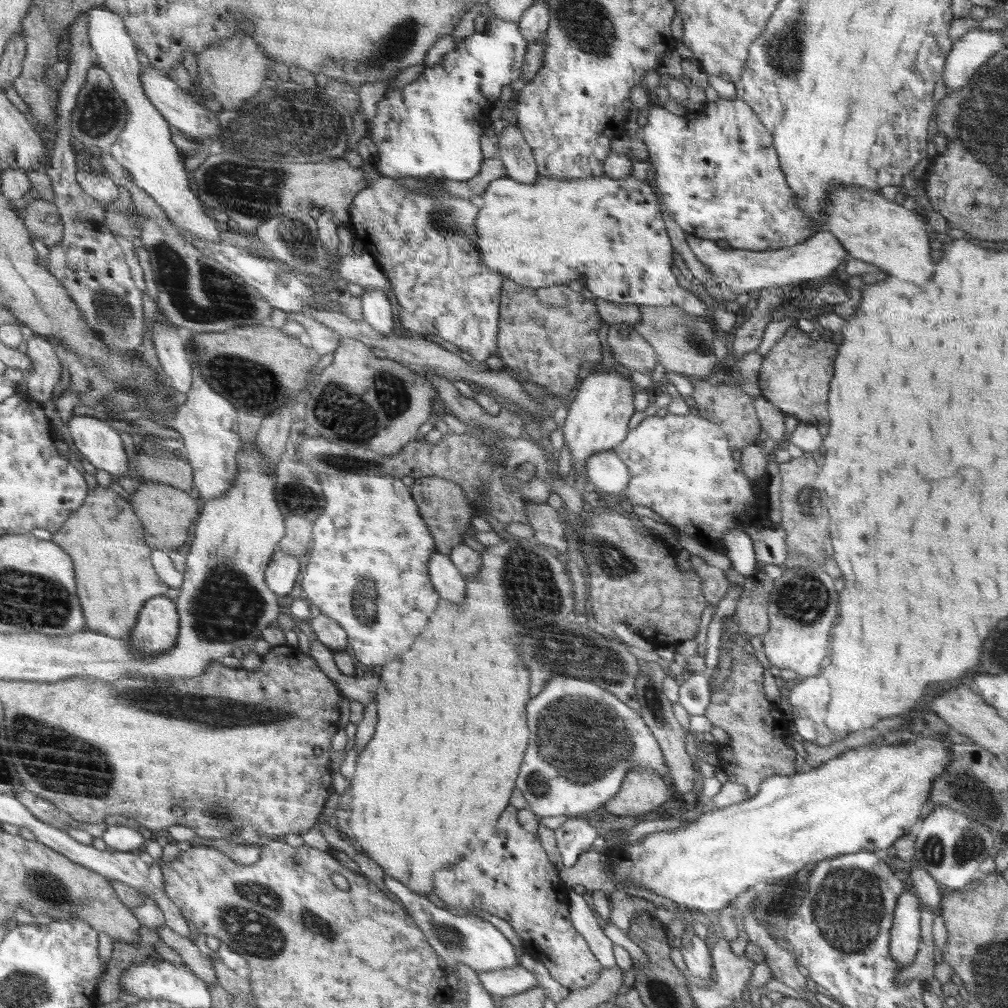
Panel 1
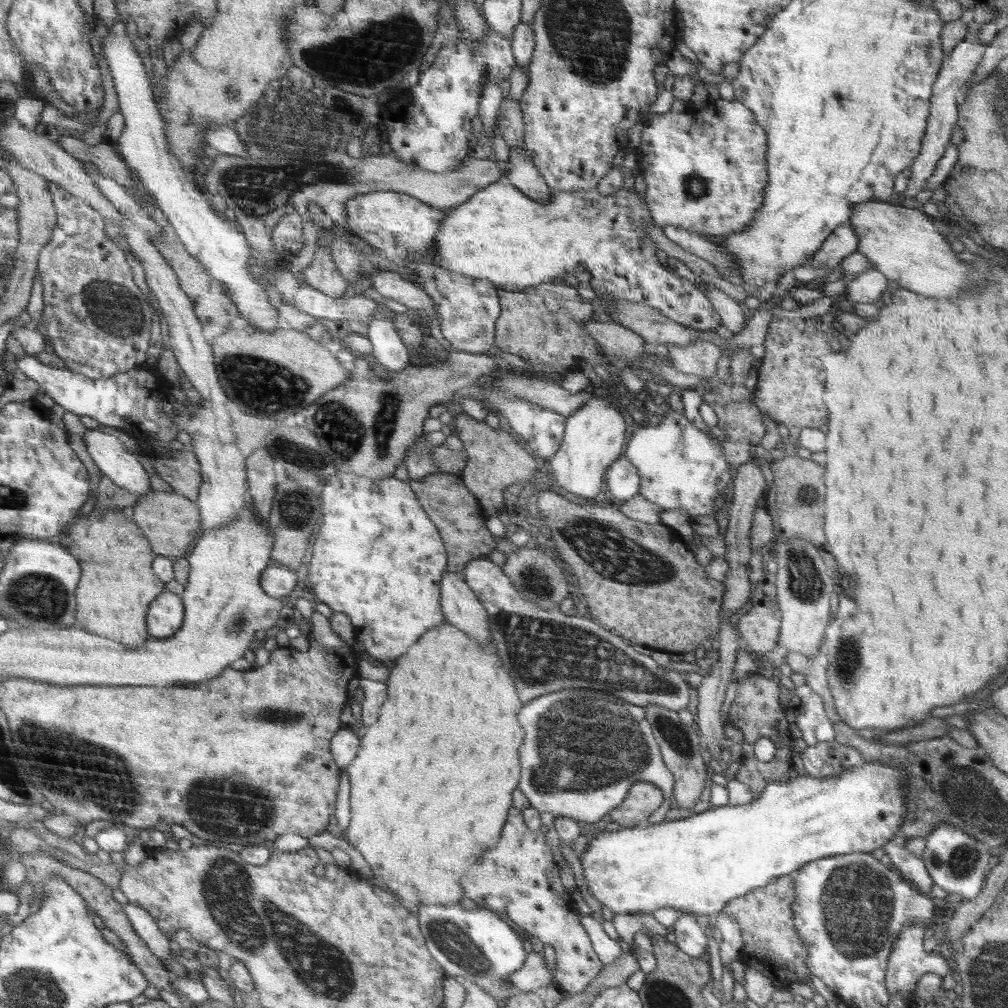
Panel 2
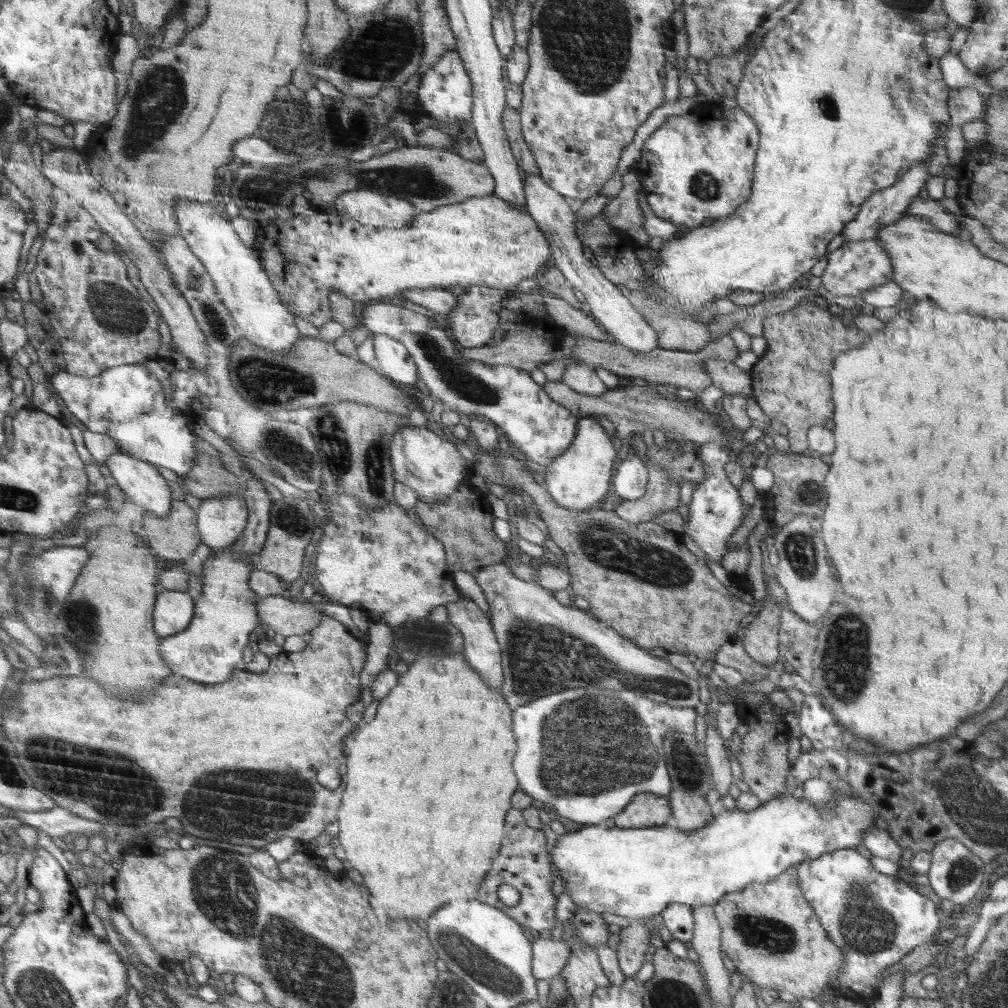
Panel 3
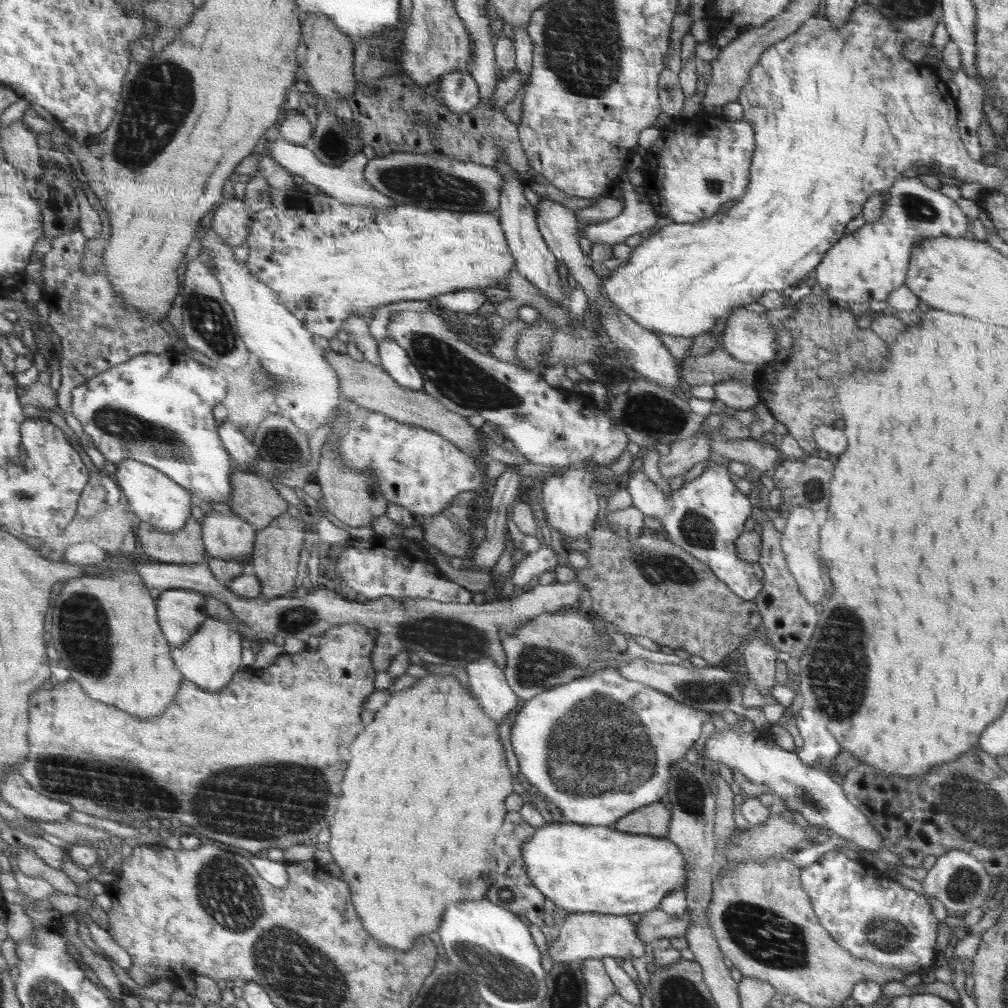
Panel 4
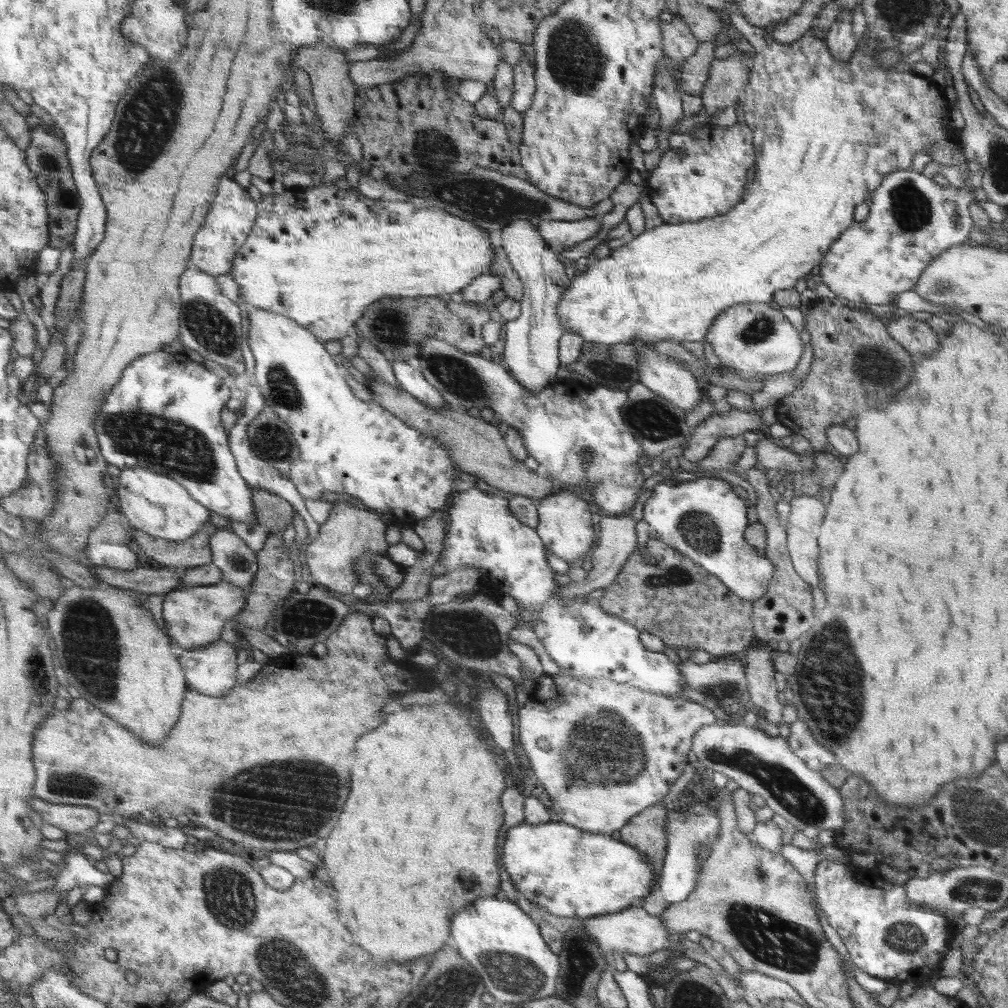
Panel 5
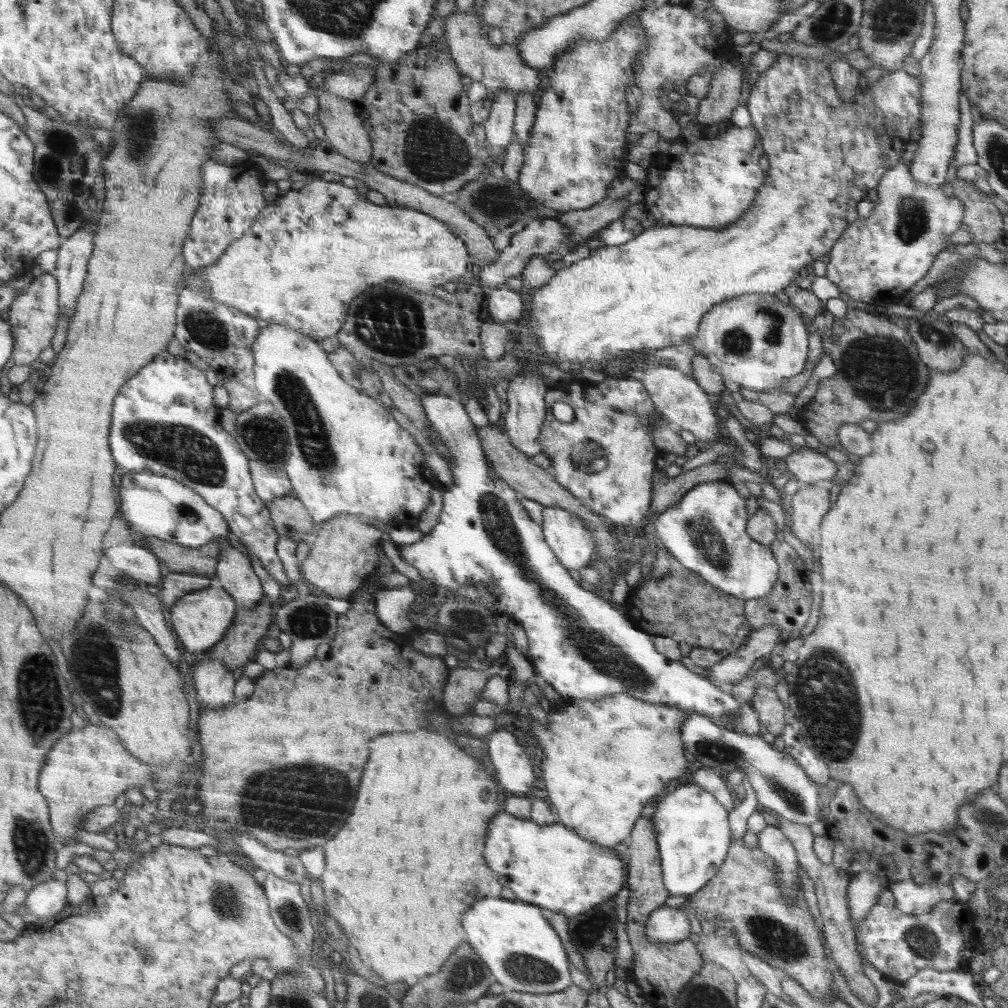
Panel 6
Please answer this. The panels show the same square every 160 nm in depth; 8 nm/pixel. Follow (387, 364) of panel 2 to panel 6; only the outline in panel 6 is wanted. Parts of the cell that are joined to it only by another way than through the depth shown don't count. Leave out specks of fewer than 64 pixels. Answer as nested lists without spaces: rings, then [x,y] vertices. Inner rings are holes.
[[[422,392],[419,395],[427,419],[452,454],[452,461],[448,464],[454,479],[451,487],[443,489],[439,522],[430,534],[414,545],[398,546],[400,558],[418,570],[422,583],[443,586],[459,599],[480,603],[494,614],[508,615],[522,625],[528,639],[528,658],[535,672],[563,699],[597,699],[624,692],[644,702],[712,716],[719,722],[724,722],[731,715],[738,716],[742,703],[729,690],[690,671],[680,661],[660,654],[654,648],[652,635],[646,634],[634,622],[628,622],[610,602],[604,602],[572,580],[545,541],[543,528],[533,522],[529,512],[520,504],[518,492],[504,479],[497,478],[465,406],[457,398],[446,395]]]

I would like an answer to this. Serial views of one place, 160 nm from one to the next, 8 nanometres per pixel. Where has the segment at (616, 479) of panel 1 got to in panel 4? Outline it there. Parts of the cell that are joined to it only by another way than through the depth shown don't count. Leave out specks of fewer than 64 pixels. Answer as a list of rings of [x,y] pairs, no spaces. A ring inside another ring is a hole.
[[[711,454],[707,460],[709,467],[694,480],[684,483],[681,489],[673,490],[670,497],[664,497],[664,493],[646,477],[642,469],[629,473],[625,489],[631,496],[632,504],[643,516],[661,523],[666,538],[672,539],[697,560],[705,562],[734,594],[753,601],[764,589],[765,572],[760,563],[746,562],[737,550],[744,522],[752,510],[750,498],[740,494],[736,484],[730,482],[728,466],[721,463],[720,456]]]

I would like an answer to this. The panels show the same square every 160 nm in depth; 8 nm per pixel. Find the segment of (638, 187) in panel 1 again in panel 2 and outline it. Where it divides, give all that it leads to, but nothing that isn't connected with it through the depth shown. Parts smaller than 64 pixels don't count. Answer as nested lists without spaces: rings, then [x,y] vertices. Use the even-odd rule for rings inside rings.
[[[505,180],[498,181],[488,188],[482,189],[480,192],[473,194],[468,201],[463,202],[461,205],[453,207],[450,209],[449,214],[442,223],[442,230],[438,232],[437,241],[435,241],[435,248],[433,248],[432,253],[429,252],[429,257],[432,256],[432,263],[440,267],[442,270],[463,274],[464,276],[469,276],[472,278],[489,280],[494,282],[496,286],[504,288],[507,291],[522,291],[528,289],[530,286],[538,286],[546,281],[552,280],[563,280],[572,279],[572,274],[574,268],[582,267],[588,269],[588,272],[592,275],[592,279],[589,284],[592,290],[596,293],[598,298],[601,296],[613,296],[616,299],[629,300],[630,302],[640,302],[645,303],[652,308],[657,308],[659,312],[666,318],[674,322],[683,324],[686,327],[690,327],[696,330],[715,330],[718,326],[721,326],[721,316],[717,314],[717,309],[713,306],[708,295],[703,291],[700,291],[697,286],[692,284],[688,279],[684,280],[684,277],[676,276],[676,272],[668,272],[656,258],[656,243],[649,237],[647,233],[647,226],[653,224],[652,217],[650,214],[649,206],[646,204],[645,197],[640,197],[636,190],[627,189],[620,187],[614,194],[608,195],[607,197],[602,196],[601,192],[597,189],[588,190],[575,190],[575,191],[554,191],[549,198],[549,203],[542,203],[538,200],[531,199],[529,196],[525,195],[520,189],[511,186]]]

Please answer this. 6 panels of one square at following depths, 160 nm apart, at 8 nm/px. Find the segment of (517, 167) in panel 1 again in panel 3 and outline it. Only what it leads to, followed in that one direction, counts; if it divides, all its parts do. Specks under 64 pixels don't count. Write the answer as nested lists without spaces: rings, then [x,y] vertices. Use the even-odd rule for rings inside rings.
[[[534,174],[526,176],[525,197],[529,205],[527,211],[532,215],[550,243],[553,253],[552,264],[558,266],[558,270],[565,274],[575,289],[583,292],[592,318],[600,324],[600,327],[608,335],[612,336],[613,342],[619,345],[627,346],[641,353],[658,350],[656,348],[659,345],[657,332],[645,322],[642,314],[632,307],[620,288],[604,278],[597,265],[590,262],[587,251],[581,246],[579,238],[576,236],[576,217],[570,207],[569,199],[548,187],[540,176],[534,176]]]

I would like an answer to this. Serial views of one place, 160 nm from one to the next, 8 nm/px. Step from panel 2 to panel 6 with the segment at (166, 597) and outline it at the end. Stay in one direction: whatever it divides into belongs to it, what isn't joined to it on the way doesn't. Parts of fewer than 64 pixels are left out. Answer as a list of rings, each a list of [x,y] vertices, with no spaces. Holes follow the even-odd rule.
[[[214,584],[208,589],[186,594],[170,609],[170,624],[187,652],[201,655],[223,640],[236,618],[238,606],[228,591]]]

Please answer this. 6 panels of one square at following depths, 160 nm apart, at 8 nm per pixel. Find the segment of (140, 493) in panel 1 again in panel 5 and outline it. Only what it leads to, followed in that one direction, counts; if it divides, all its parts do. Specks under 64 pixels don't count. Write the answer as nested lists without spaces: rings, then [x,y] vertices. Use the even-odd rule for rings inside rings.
[[[136,530],[133,540],[147,557],[169,568],[184,566],[193,569],[213,562],[208,534],[204,531],[198,532],[188,541],[170,541]]]

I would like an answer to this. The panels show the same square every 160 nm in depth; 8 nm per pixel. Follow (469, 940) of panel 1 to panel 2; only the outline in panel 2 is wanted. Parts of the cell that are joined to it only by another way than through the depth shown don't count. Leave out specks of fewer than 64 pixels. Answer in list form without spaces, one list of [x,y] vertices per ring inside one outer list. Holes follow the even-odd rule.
[[[458,903],[418,906],[418,918],[422,918],[422,934],[426,934],[426,942],[430,942],[430,954],[442,962],[446,976],[462,976],[486,990],[501,1005],[508,1000],[510,976],[525,964],[526,950],[506,922],[491,909],[466,910]]]

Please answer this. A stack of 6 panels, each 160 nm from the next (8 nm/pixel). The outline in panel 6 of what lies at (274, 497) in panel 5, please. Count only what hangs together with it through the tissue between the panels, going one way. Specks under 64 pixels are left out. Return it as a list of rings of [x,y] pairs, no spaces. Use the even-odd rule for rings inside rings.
[[[294,494],[274,499],[265,506],[269,508],[281,538],[290,538],[296,544],[301,541],[312,544],[318,526],[314,526],[304,503]]]

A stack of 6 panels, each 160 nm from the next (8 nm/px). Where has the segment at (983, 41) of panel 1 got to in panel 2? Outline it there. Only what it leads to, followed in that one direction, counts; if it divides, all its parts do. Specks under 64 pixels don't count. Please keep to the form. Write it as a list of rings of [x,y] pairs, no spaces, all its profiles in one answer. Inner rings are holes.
[[[966,36],[965,40],[962,40],[948,55],[949,58],[946,58],[945,68],[941,70],[940,77],[934,86],[934,100],[932,100],[934,104],[932,104],[932,114],[929,116],[930,128],[922,139],[921,152],[918,153],[916,161],[910,166],[910,179],[900,189],[904,196],[915,196],[917,192],[924,189],[926,181],[933,176],[937,162],[942,158],[946,146],[949,145],[952,131],[957,126],[958,103],[956,102],[956,94],[958,94],[961,86],[964,86],[974,77],[974,71],[978,69],[980,61],[986,53],[986,48],[987,46],[984,46],[977,36]]]

